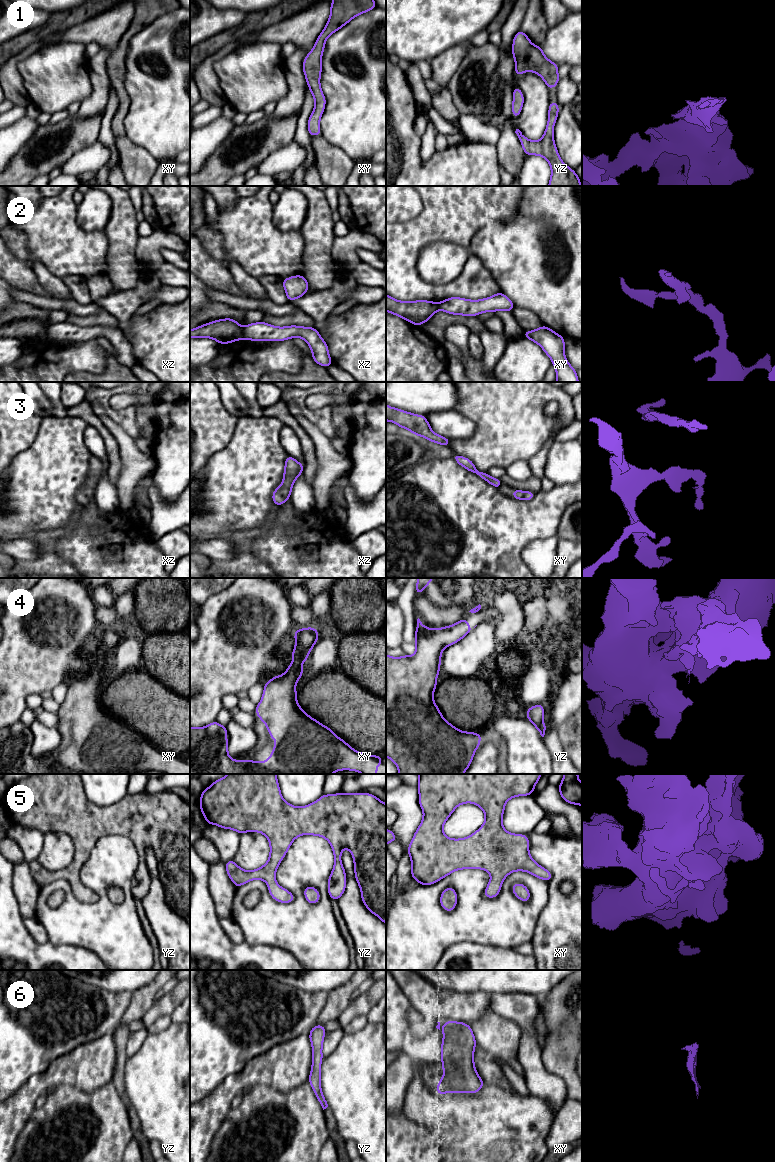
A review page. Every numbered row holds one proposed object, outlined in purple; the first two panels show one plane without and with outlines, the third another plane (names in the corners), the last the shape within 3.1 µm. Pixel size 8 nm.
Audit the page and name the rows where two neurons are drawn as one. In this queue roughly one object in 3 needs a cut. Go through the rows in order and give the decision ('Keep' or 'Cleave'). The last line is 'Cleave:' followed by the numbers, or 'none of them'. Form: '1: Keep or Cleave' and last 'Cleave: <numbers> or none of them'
1: Keep
2: Cleave
3: Keep
4: Keep
5: Keep
6: Keep
Cleave: 2

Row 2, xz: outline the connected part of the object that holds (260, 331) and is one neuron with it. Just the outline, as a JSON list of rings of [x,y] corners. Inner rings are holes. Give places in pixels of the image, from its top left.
[[[263,321],[248,324],[243,328],[243,338],[250,341],[284,341],[300,337],[307,342],[312,350],[315,363],[329,367],[333,364],[328,351],[327,343],[321,338],[320,333],[313,327],[286,326],[277,327]]]

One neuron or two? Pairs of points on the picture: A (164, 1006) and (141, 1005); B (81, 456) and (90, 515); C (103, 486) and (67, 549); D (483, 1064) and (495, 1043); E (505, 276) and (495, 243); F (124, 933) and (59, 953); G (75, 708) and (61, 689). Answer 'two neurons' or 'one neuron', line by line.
A: two neurons
B: two neurons
C: two neurons
D: two neurons
E: one neuron
F: two neurons
G: two neurons

